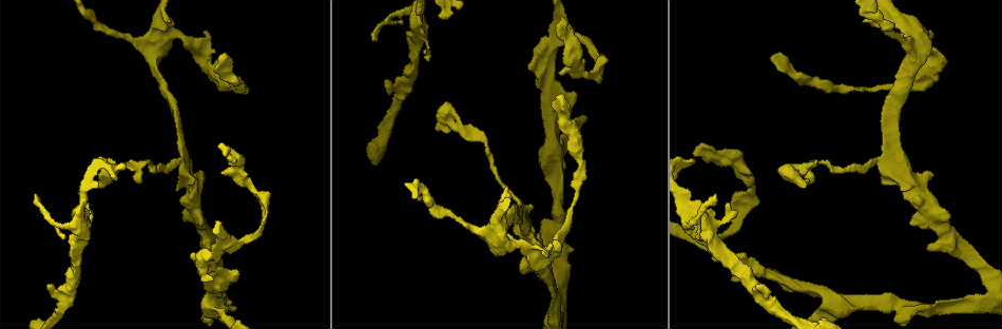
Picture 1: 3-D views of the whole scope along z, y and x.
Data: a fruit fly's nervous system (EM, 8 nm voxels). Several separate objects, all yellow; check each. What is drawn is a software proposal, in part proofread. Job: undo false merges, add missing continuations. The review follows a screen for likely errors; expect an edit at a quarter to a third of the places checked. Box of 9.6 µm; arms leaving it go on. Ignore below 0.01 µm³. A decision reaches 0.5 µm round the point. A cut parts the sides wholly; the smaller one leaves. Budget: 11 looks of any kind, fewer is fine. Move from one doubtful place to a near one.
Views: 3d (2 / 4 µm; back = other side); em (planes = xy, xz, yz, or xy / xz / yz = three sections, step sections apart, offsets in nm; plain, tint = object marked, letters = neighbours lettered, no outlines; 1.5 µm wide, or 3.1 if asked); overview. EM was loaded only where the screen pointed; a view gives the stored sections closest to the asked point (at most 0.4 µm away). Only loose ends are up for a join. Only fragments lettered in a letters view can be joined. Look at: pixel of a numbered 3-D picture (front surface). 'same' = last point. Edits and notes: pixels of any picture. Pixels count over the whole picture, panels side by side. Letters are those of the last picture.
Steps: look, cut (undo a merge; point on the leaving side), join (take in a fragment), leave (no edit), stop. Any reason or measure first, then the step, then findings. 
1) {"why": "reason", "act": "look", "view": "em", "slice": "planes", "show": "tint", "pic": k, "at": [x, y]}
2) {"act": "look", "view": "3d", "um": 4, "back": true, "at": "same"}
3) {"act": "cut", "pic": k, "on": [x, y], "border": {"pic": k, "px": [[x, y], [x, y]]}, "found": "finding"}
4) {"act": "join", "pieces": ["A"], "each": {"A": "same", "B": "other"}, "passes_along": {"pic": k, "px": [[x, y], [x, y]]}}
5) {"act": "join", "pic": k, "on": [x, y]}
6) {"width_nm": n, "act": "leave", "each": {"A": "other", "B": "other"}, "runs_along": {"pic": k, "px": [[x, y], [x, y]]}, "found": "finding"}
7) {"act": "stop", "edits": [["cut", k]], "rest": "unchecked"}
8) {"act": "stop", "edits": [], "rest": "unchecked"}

{"act": "look", "view": "3d", "um": 4, "back": true, "pic": 1, "at": [65, 238]}

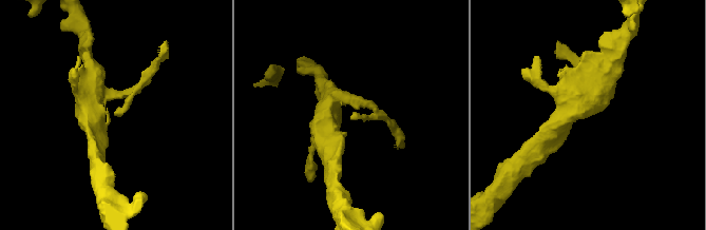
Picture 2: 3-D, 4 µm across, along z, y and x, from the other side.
{"why": "shape alone is not enough", "act": "look", "view": "em", "slice": "yz", "step": 8, "show": "letters", "pic": 2, "at": [352, 117]}

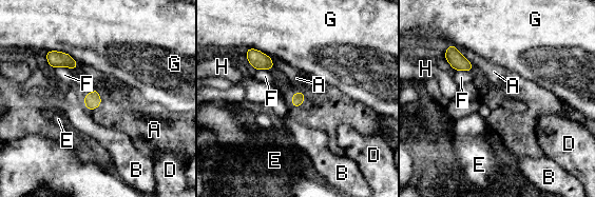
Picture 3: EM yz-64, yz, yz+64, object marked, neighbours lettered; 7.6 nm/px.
{"why": "cut it another way", "act": "look", "view": "em", "slice": "planes", "show": "letters", "at": "same"}

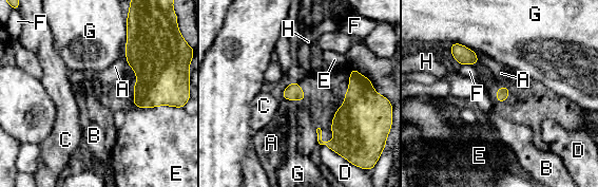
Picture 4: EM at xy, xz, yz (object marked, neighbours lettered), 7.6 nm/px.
{"longest_contact_nm": ["E", 260], "act": "leave", "each": {"A": "other", "B": "other", "C": "other", "D": "other", "E": "other", "F": "other", "G": "other", "H": "other"}, "border": {"pic": 4, "px": [[283, 98], [297, 101]]}, "found": "none of them fits"}

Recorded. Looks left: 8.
{"act": "look", "view": "em", "slice": "planes", "show": "letters", "pic": 1, "at": [557, 30]}

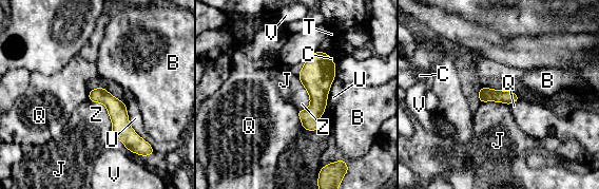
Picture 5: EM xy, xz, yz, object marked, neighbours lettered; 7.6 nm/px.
{"act": "leave", "each": {"B": "other", "C": "other", "J": "other", "Q": "other", "T": "other", "U": "other", "V": "other", "Z": "other"}, "border": {"pic": 5, "px": [[494, 100], [480, 104]]}, "found": "none of them fits"}

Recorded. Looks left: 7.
{"why": "sudden change in width", "act": "look", "view": "em", "slice": "planes", "show": "plain", "pic": 1, "at": [583, 160]}

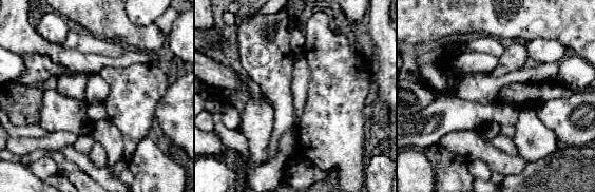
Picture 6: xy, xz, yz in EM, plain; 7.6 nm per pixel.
{"act": "look", "view": "em", "slice": "planes", "show": "letters", "at": "same"}

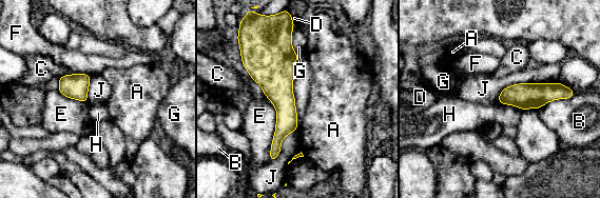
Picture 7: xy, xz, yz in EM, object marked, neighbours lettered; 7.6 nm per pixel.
{"width_nm": 130, "act": "leave", "each": {"A": "other", "B": "other", "C": "other", "D": "other", "E": "other", "F": "other", "G": "other", "H": "other", "J": "other"}, "runs_along": {"pic": 7, "px": [[285, 38], [283, 129], [273, 154]]}, "found": "one neuron here"}

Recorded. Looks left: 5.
{"why": "branch stops here", "act": "look", "view": "3d", "um": 4, "pic": 1, "at": [171, 24]}

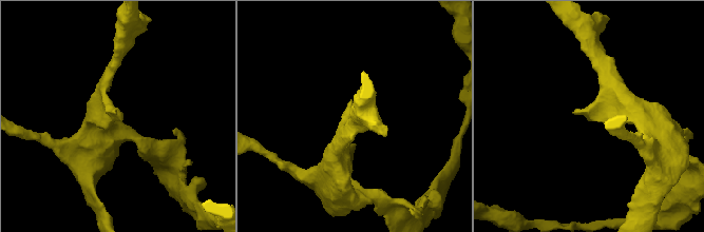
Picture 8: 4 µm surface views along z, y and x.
{"why": "now the EM", "act": "look", "view": "em", "slice": "planes", "show": "letters", "pic": 8, "at": [352, 100]}

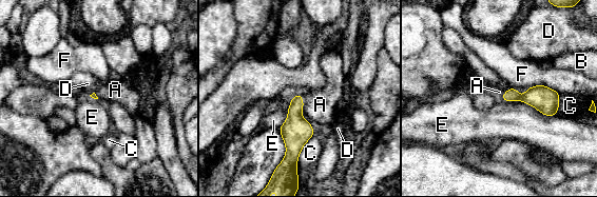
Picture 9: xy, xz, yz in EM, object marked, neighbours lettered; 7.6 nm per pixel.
{"longest_contact_nm": ["E", 440], "act": "join", "pieces": ["A"], "each": {"A": "same", "B": "other", "C": "other", "D": "other", "E": "other", "F": "other"}, "passes_along": {"pic": 9, "px": [[295, 132], [303, 103], [320, 104]]}, "found": "it goes on there"}

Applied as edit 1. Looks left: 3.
{"act": "stop", "edits": [["join", 9]], "rest": "unchecked"}

